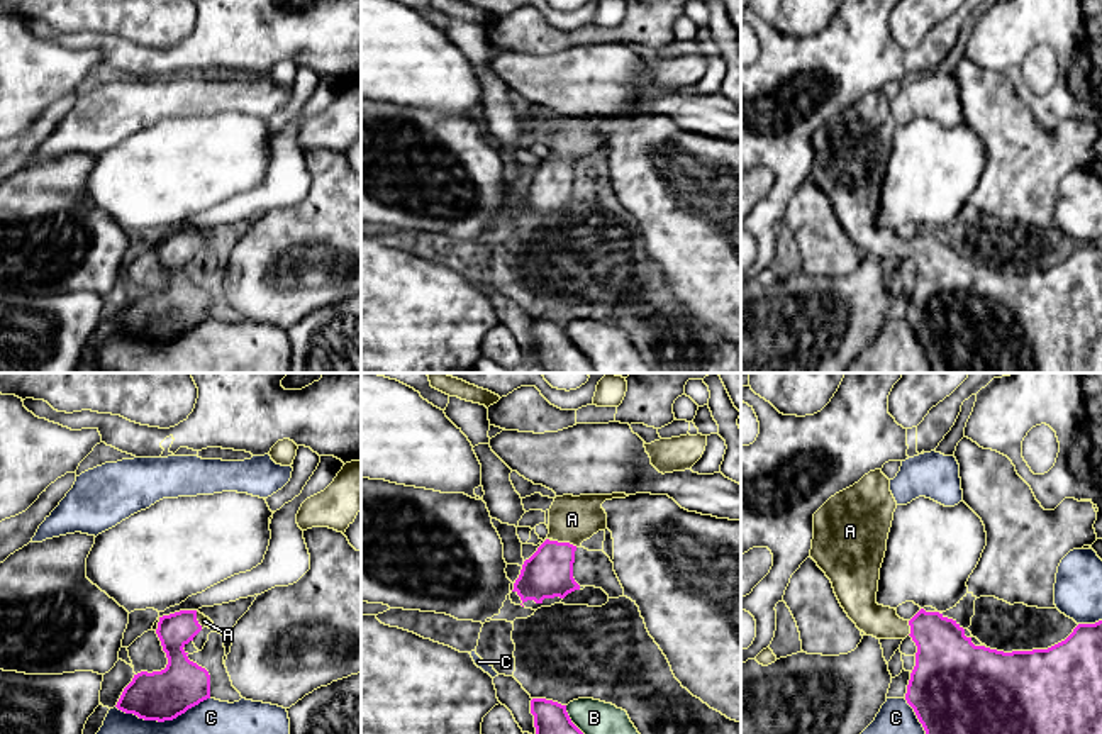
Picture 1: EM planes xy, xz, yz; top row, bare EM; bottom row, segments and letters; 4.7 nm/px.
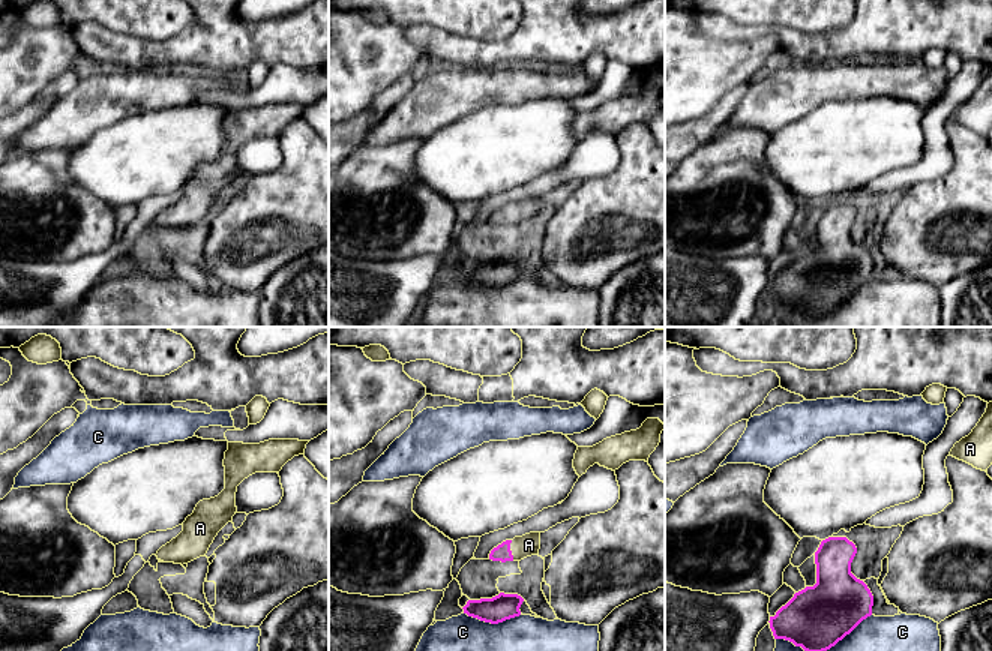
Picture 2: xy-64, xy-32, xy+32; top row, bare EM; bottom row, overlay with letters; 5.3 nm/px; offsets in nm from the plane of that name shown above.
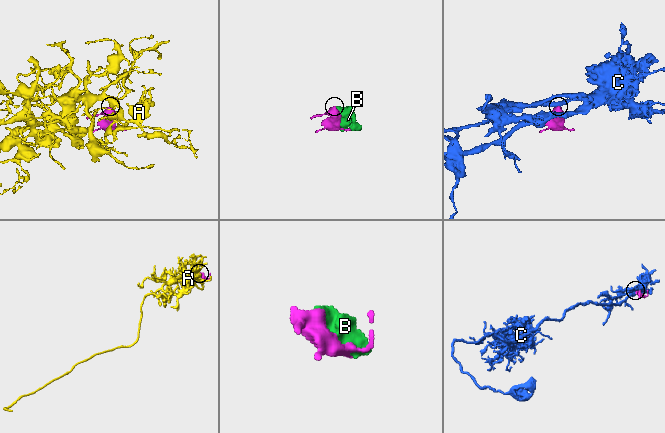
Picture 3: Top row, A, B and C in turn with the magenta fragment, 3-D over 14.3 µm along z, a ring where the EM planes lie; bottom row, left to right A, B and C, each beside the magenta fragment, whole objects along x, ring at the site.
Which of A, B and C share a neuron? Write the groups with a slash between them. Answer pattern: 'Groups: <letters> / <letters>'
Groups: A / B / C

